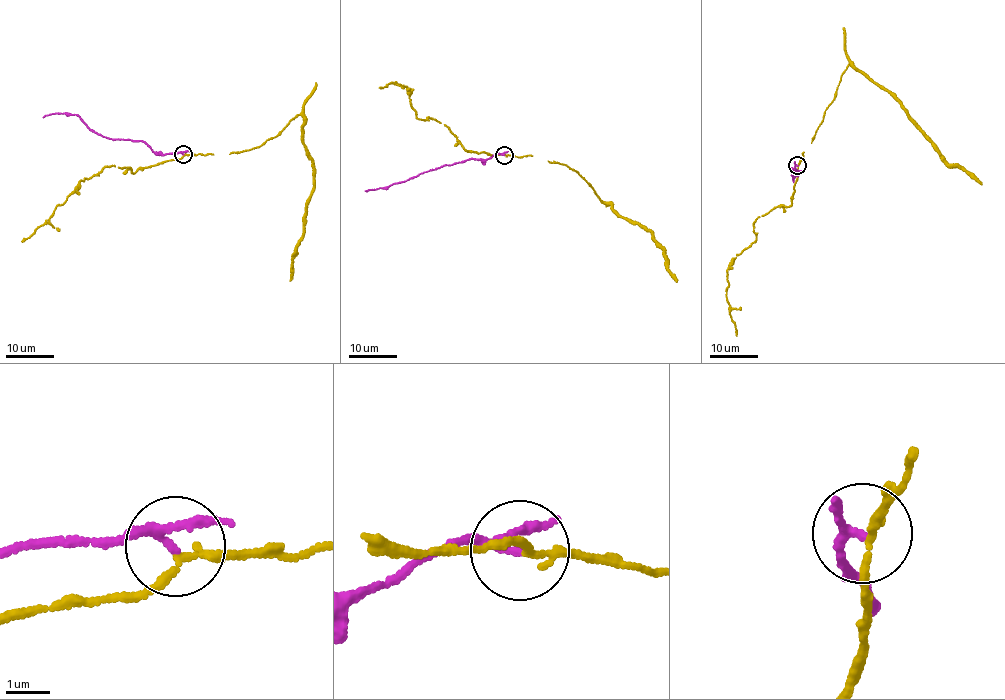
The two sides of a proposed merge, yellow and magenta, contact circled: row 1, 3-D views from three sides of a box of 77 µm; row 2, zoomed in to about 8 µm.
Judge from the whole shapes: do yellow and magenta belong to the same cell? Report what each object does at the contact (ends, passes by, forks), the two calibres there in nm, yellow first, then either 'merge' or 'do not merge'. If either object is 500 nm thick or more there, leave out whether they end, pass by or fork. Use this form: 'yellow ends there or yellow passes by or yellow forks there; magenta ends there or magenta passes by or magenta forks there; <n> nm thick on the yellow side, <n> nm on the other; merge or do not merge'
yellow passes by; magenta passes by; 150 nm thick on the yellow side, 160 nm on the other; do not merge

